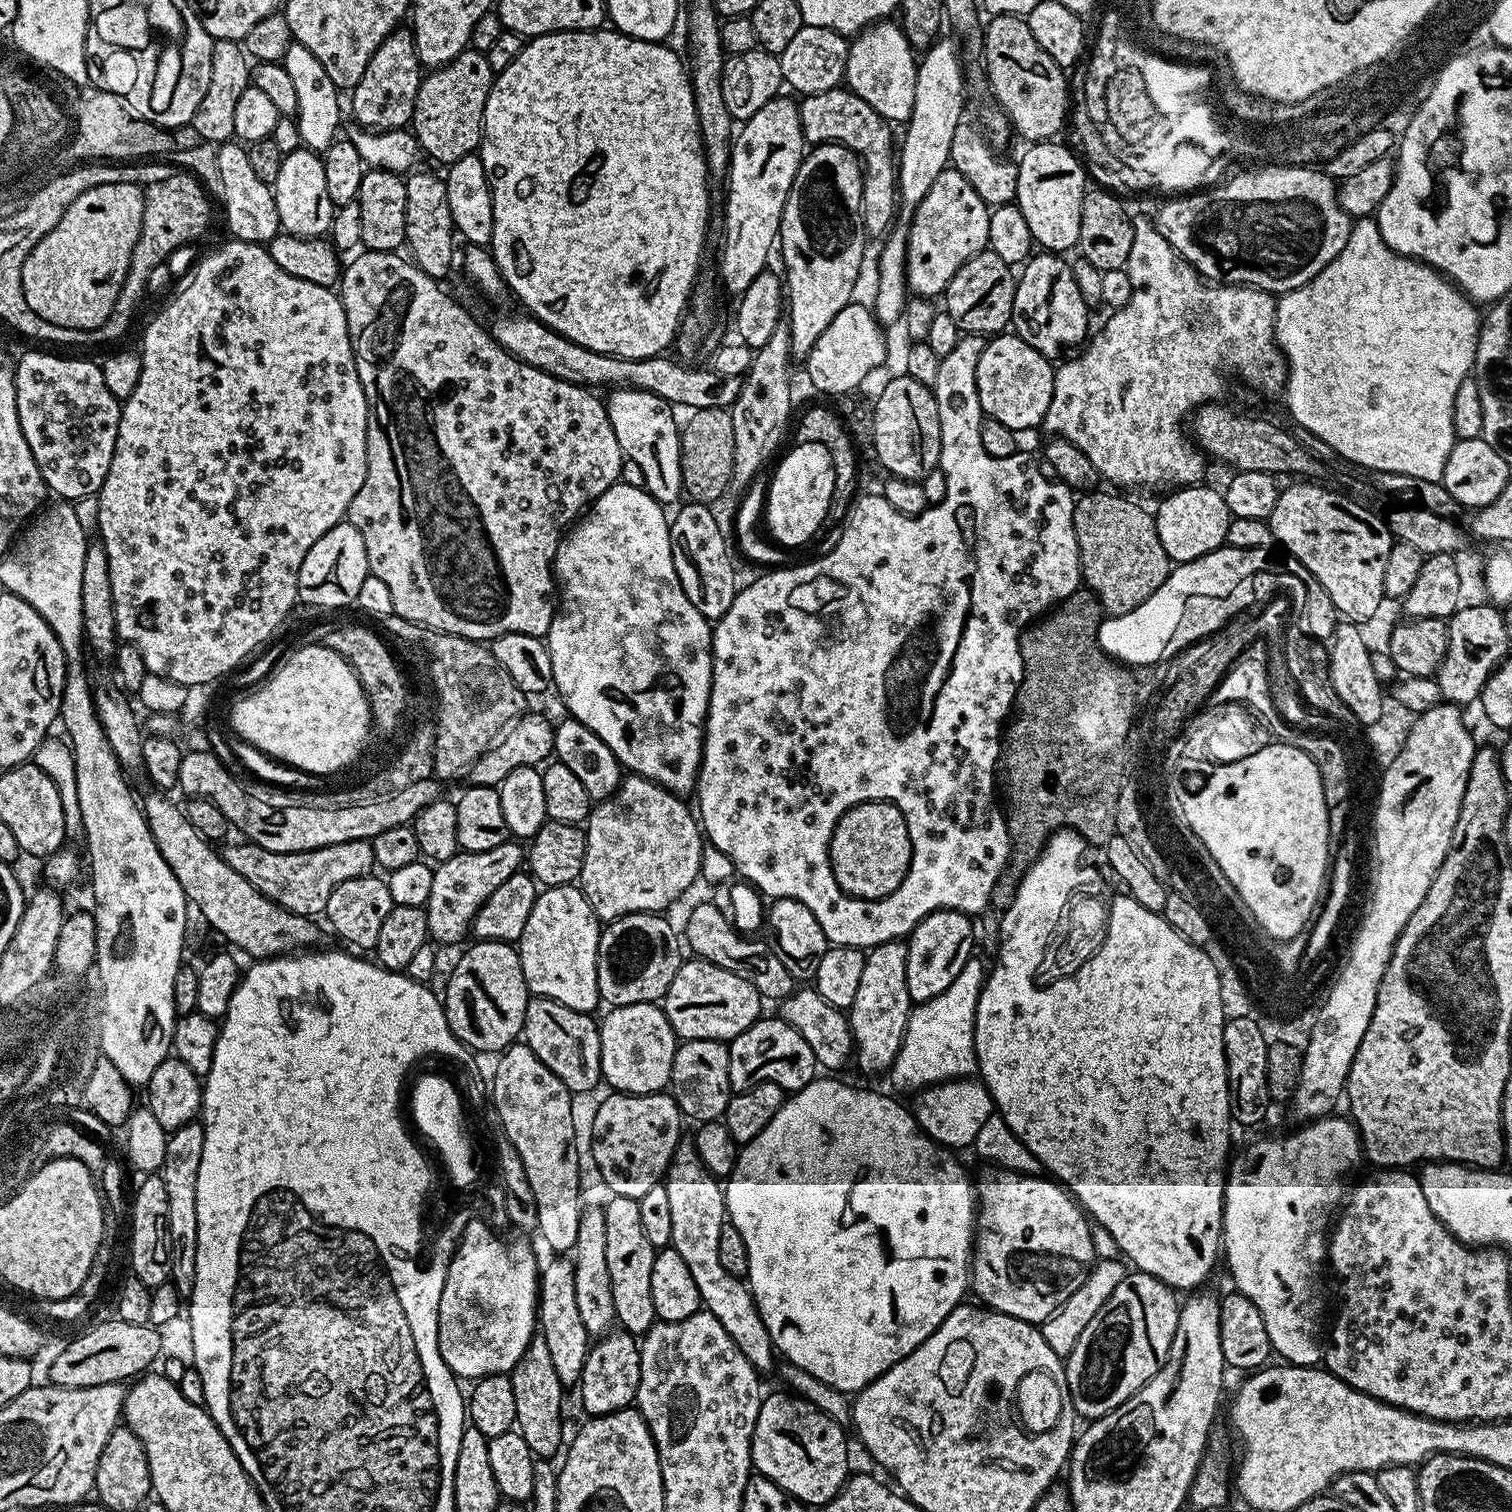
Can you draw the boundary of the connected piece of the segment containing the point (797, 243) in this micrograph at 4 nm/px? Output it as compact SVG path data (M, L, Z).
M817 144L815 147L811 149L805 155L803 162L800 164L800 169L798 170L798 174L794 178L794 182L790 186L790 194L786 198L786 206L784 207L784 213L782 214L782 218L780 219L780 234L778 237L778 256L780 252L780 256L784 259L784 264L788 267L788 280L786 276L786 323L788 325L788 329L790 330L790 338L792 341L790 342L790 350L792 351L792 359L796 362L804 362L807 361L808 355L810 354L810 350L814 346L814 342L818 342L818 338L822 338L822 330L826 330L826 326L830 326L830 322L834 322L834 318L838 318L838 310L842 310L850 303L853 299L852 291L856 288L856 279L860 276L860 267L864 264L864 240L866 241L866 233L864 230L864 215L860 212L862 210L862 182L864 181L864 172L860 169L860 159L851 152L846 146L842 146L841 144Z

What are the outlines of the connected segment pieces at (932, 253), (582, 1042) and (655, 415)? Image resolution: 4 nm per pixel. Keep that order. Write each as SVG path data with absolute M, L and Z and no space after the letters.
M949 166L942 174L938 174L938 178L934 178L934 186L926 190L926 198L922 198L922 202L912 213L908 228L908 287L917 297L939 297L954 278L956 271L969 259L988 248L989 215L989 205L978 198L974 186L970 186L970 182L966 182L966 178L962 178L956 168Z
M544 996L529 997L522 1030L523 1043L572 1094L591 1091L601 1083L601 1040L597 1021L587 1012L570 1010Z
M617 388L606 396L608 417L614 426L620 451L627 459L638 462L645 479L643 489L662 506L669 506L684 492L680 465L681 425L672 417L673 405L637 388Z

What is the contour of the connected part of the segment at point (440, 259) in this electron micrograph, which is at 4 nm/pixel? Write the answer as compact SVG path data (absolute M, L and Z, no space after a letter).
M415 172L406 180L406 252L417 268L440 282L452 264L452 251L456 248L457 237L454 235L450 202L441 177L436 177L432 172Z

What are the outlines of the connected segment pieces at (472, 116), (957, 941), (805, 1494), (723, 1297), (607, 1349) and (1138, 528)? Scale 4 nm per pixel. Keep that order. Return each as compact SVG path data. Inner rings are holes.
M475 50L461 52L456 59L441 68L431 69L421 79L410 131L423 155L425 152L441 166L447 166L458 158L473 155L479 149L484 131L486 98L492 89L493 79L494 73L487 55Z
M939 908L937 912L922 918L922 922L912 929L906 940L906 990L910 990L913 1002L929 1000L942 994L942 990L946 990L946 986L950 986L950 982L962 974L962 966L973 959L972 920L973 917L967 912Z
M785 1393L767 1395L761 1401L752 1435L753 1469L805 1507L822 1508L837 1496L850 1475L846 1430L804 1397Z
M681 1139L677 1144L663 1183L670 1197L670 1247L682 1254L682 1262L686 1262L694 1283L698 1285L701 1305L722 1322L726 1334L730 1334L734 1346L742 1350L756 1373L765 1374L772 1367L775 1369L778 1353L747 1283L739 1276L726 1274L718 1259L718 1237L726 1223L724 1190L721 1181L708 1172L702 1158L698 1158L698 1150L691 1139Z
M613 1330L604 1333L589 1347L580 1375L580 1404L589 1417L605 1416L629 1407L635 1401L640 1381L640 1344L630 1332Z
M1093 490L1081 495L1076 500L1072 511L1074 534L1080 551L1080 574L1087 591L1092 592L1099 601L1099 607L1108 616L1126 616L1130 610L1142 606L1162 582L1166 582L1168 573L1172 571L1173 561L1168 559L1166 550L1162 550L1162 542L1158 538L1156 518L1140 504L1127 500L1124 496L1115 496L1112 492Z

